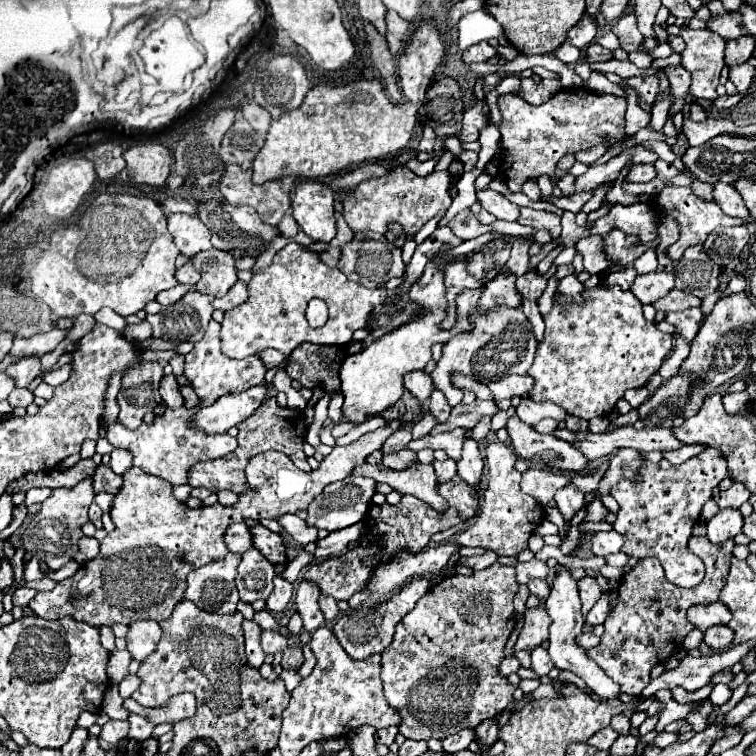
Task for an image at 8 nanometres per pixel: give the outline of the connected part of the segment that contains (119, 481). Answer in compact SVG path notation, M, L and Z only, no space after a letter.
M99 465L99 467L95 469L95 475L93 475L95 493L105 491L105 493L113 493L113 495L115 495L115 493L121 489L121 485L123 485L123 477L115 475L115 473L111 471L111 467Z

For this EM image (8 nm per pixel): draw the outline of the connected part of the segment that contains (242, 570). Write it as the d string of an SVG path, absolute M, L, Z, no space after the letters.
M257 549L243 553L235 577L241 601L253 603L255 599L267 599L273 591L273 577L275 577L273 563L261 557Z

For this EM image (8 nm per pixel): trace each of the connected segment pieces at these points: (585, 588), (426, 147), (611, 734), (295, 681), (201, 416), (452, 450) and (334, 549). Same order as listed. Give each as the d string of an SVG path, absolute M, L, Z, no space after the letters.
M583 577L581 581L577 581L577 587L579 587L579 597L581 597L581 611L583 611L583 615L587 615L589 609L603 595L603 591L599 589L595 577Z
M425 127L425 129L423 129L423 137L421 137L419 145L417 145L417 151L427 151L427 153L431 153L431 151L433 151L433 145L435 145L435 133L433 133L431 127Z
M603 727L603 729L597 731L593 737L589 737L587 743L593 745L593 747L597 747L597 749L609 749L609 747L615 743L617 735L619 735L619 733L615 733L611 727Z
M283 669L283 673L281 673L279 677L283 679L283 683L285 683L287 691L293 691L293 689L301 683L301 679L303 679L295 669Z
M257 385L243 393L229 393L219 397L211 407L197 413L195 425L205 433L221 433L245 421L265 399L267 387Z
M453 429L453 431L447 431L447 433L437 433L437 435L431 435L427 433L425 437L421 439L413 439L409 441L405 447L411 449L411 451L421 451L425 447L429 449L443 449L451 459L459 459L461 457L461 447L463 447L463 441L465 441L465 429Z
M355 523L351 527L345 527L345 529L329 533L325 539L317 541L317 549L313 551L313 559L321 561L321 559L327 559L327 557L345 553L347 545L351 541L357 541L365 533L365 529L367 529L365 523Z

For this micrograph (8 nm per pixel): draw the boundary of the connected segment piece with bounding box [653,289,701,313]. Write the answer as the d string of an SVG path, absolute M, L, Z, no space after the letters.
M669 291L669 295L665 295L663 299L657 299L653 303L653 307L657 311L683 311L683 309L689 309L689 307L699 307L701 301L695 297L695 295L685 295L683 291Z

